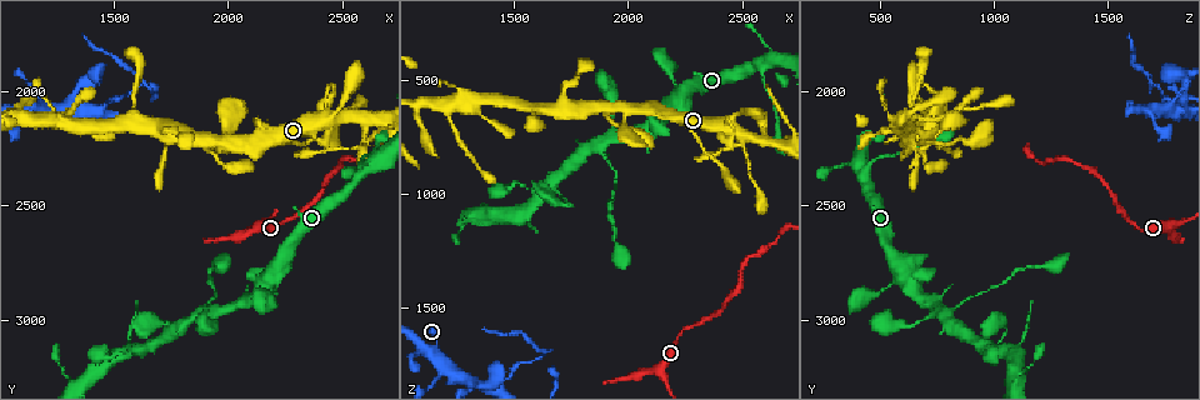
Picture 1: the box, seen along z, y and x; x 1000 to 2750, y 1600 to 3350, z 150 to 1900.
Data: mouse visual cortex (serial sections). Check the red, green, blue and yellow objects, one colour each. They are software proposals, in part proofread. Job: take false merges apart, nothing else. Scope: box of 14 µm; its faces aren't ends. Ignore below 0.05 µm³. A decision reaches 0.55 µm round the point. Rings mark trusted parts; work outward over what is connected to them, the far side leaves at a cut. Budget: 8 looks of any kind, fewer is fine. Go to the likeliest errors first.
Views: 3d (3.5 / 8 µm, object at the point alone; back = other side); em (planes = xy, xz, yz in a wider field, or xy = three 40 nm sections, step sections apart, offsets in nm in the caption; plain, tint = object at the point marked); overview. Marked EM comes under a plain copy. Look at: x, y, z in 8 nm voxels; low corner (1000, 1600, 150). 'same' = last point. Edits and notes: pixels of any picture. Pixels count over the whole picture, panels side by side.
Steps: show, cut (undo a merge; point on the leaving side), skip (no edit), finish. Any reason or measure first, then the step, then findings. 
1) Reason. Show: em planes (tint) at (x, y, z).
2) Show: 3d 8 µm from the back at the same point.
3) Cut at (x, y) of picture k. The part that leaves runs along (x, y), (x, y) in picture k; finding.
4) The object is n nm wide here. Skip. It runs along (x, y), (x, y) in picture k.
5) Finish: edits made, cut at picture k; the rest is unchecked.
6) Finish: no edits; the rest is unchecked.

Sharp bend. Show: 3d 3.5 µm at (1640, 1980, 1690).

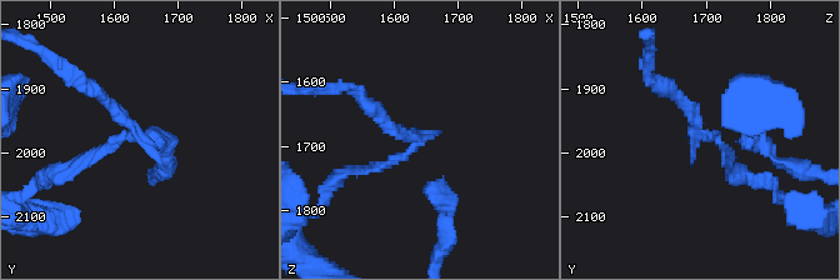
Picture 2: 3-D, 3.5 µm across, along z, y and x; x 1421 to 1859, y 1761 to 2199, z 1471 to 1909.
Show: em xy step 2 (tint) at (1630, 1970, 1700).

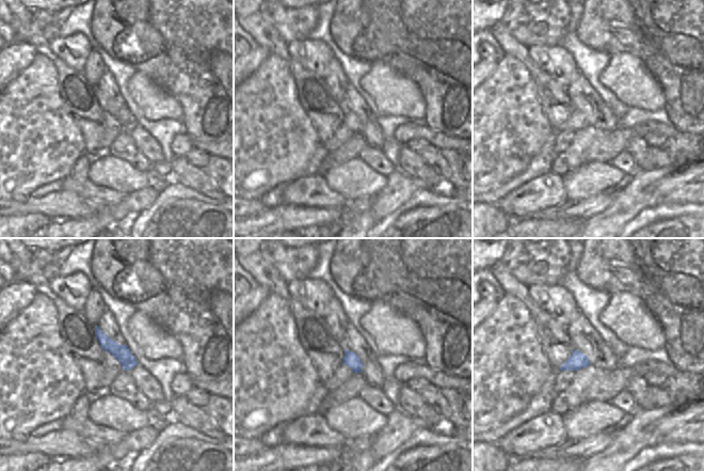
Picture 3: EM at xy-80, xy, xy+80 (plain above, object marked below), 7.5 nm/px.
Cut at (110, 104) of picture 2. The part that leaves runs along (131, 133), (93, 86), (58, 64) in picture 2; a second cell is stuck on.

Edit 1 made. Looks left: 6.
Abrupt turn. Show: 3d 3.5 µm at (2670, 2220, 760).

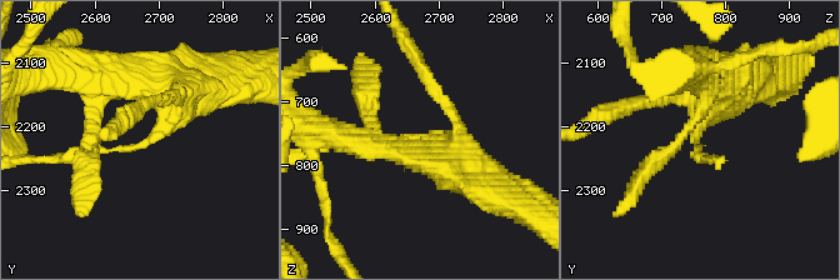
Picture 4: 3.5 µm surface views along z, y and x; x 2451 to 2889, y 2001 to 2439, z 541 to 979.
The arms are 150, 450 nm wide; shape alone is not enough. Show: em xy step 1 (tint) at (2665, 2230, 755).

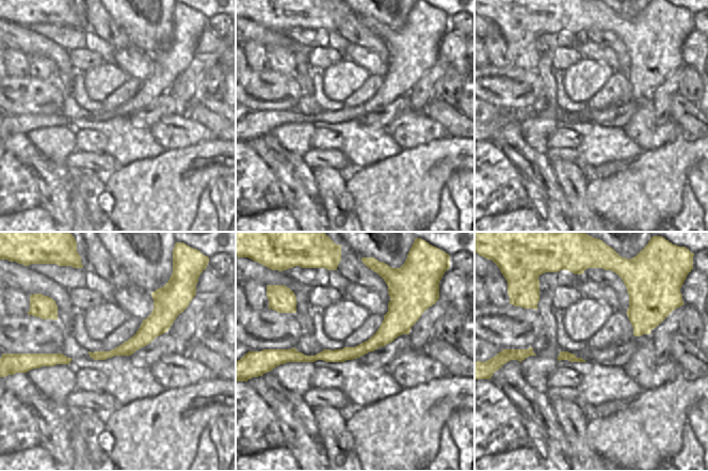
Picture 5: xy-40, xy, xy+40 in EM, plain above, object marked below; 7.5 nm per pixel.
Skip. It runs along (416, 316), (355, 352), (285, 359) in picture 5; one cell here.

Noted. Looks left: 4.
Abrupt turn. Show: em xy step 1 (tint) at (1890, 2950, 820).

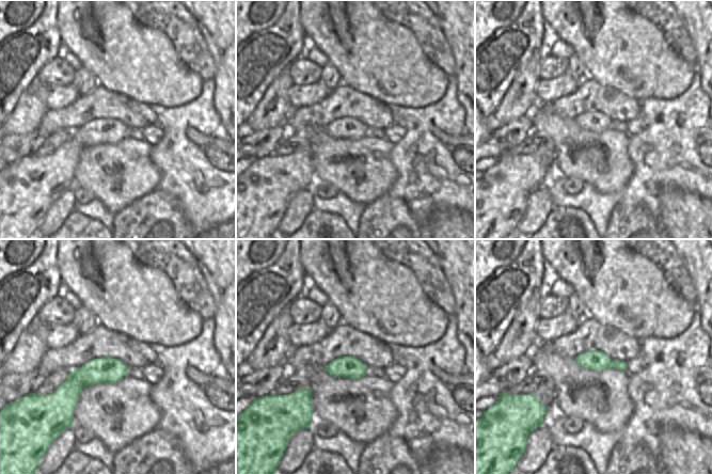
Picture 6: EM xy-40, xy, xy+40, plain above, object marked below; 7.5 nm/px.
Show: 3d 3.5 µm from the back at the same point.

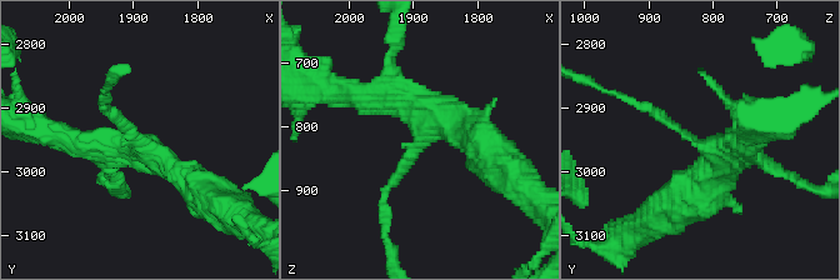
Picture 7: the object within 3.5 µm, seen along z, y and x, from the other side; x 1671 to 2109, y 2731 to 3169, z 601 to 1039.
The arms are 150, 300, 350 nm wide. Skip. It runs along (743, 145), (698, 145), (638, 103) in picture 7; continuous, no second cell.

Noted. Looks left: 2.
Sharp bend. Show: 3d 3.5 µm at (1230, 2110, 630).

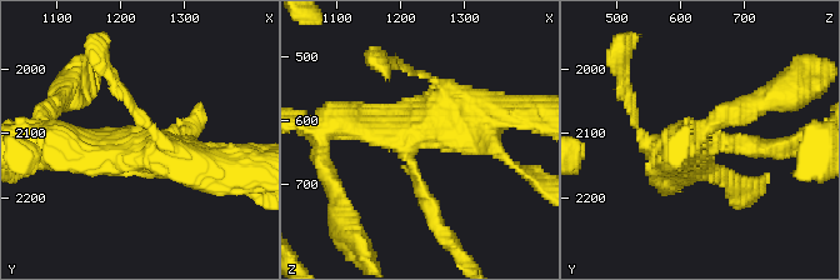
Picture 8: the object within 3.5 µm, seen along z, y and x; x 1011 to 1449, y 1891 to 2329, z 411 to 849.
Now the EM. Show: em xy step 5 (tint) at (1225, 2115, 615).

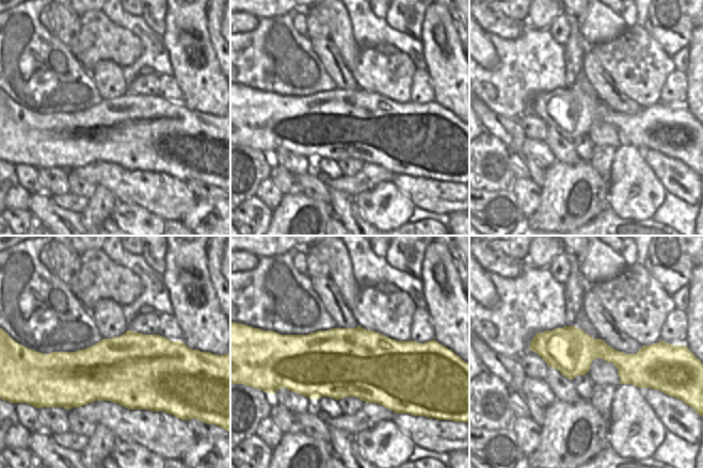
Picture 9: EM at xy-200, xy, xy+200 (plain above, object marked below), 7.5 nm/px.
Skip. It runs along (209, 169), (55, 141) in picture 8; all the same cell.

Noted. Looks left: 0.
Finish: edits made, cut at picture 2; the rest is unchecked.

